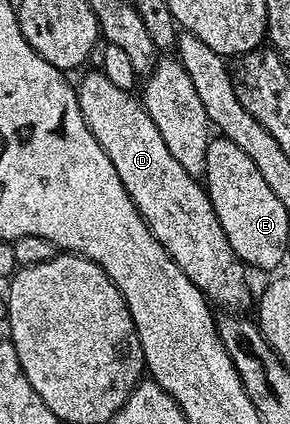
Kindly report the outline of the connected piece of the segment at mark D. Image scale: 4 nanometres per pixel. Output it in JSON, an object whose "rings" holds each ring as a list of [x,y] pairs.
{"rings":[[[94,70],[90,72],[82,81],[77,81],[76,91],[80,110],[84,114],[84,122],[88,122],[88,130],[100,142],[104,154],[112,158],[112,166],[116,166],[116,174],[120,174],[120,182],[124,182],[124,190],[132,198],[132,202],[140,210],[146,225],[152,230],[152,234],[168,250],[168,254],[192,278],[192,282],[204,293],[211,305],[222,310],[246,310],[251,307],[252,296],[246,289],[246,284],[242,281],[244,265],[242,259],[228,246],[228,238],[216,218],[216,210],[210,201],[210,195],[205,187],[172,158],[168,146],[164,146],[164,138],[160,138],[160,130],[156,130],[156,122],[148,114],[148,110],[142,105],[141,99],[133,91],[125,92],[120,90],[111,80],[101,72]]]}

